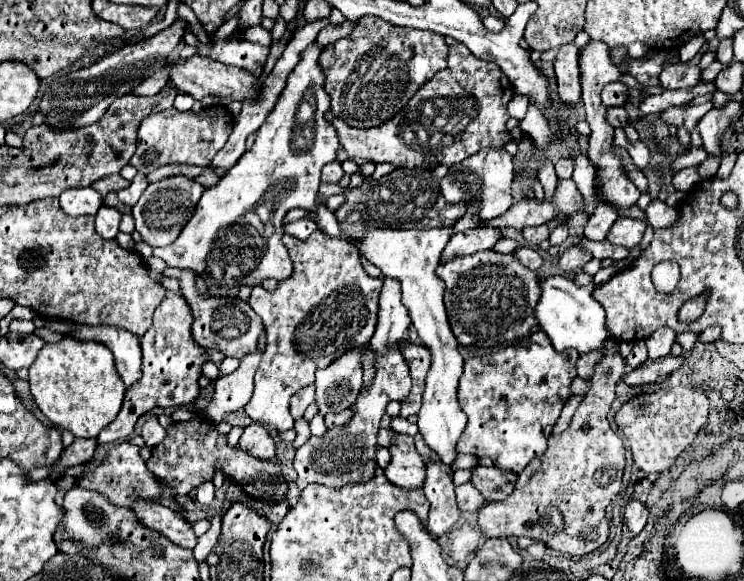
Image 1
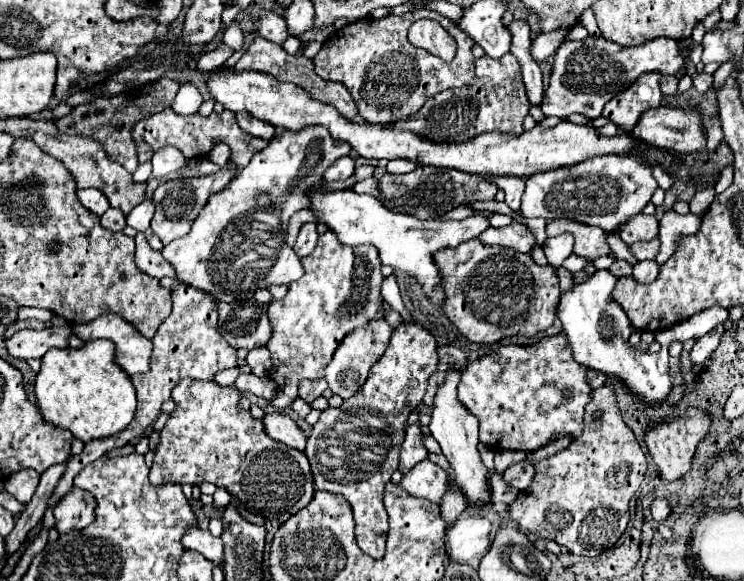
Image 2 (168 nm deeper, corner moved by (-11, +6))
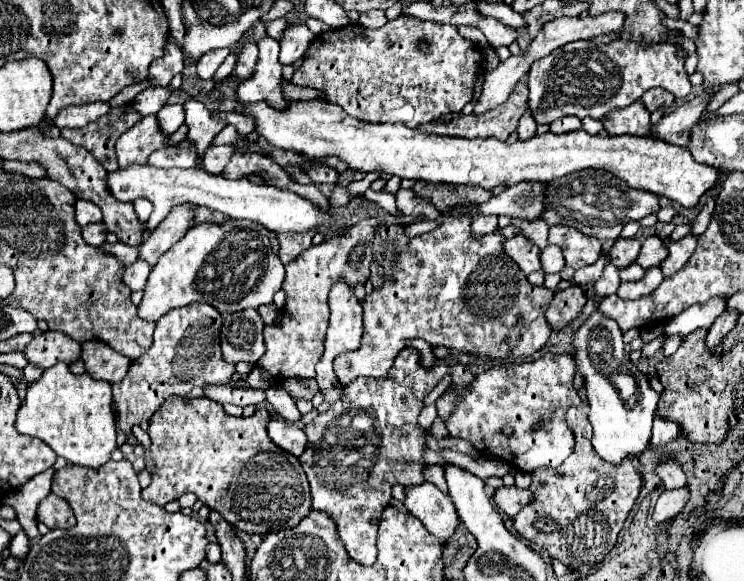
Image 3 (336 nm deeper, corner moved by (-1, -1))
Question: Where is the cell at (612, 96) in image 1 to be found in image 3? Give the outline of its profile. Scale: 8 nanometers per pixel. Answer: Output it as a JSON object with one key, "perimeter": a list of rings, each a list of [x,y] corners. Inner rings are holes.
{"perimeter":[[[637,100],[637,104],[631,104],[629,108],[623,108],[621,112],[611,112],[609,116],[605,116],[603,126],[611,136],[649,136],[651,132],[649,112],[641,100]]]}

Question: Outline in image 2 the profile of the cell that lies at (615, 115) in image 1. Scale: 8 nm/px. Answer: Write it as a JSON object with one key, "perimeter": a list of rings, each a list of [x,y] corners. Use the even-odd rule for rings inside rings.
{"perimeter":[[[655,107],[641,113],[633,135],[643,143],[675,153],[693,153],[705,147],[699,111]]]}

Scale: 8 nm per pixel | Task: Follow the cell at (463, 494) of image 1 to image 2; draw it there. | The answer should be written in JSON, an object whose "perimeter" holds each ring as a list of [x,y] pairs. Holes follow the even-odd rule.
{"perimeter":[[[499,473],[489,475],[489,491],[491,491],[489,497],[491,505],[511,505],[511,501],[515,501],[515,497],[519,495],[519,491],[509,487]]]}

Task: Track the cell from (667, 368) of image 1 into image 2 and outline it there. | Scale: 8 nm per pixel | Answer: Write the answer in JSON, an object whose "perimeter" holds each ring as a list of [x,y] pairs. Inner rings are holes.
{"perimeter":[[[723,325],[715,327],[711,333],[707,333],[705,337],[695,341],[695,345],[693,345],[691,353],[689,353],[689,359],[695,365],[695,371],[699,371],[703,367],[703,363],[711,357],[711,353],[717,349],[721,335],[723,335]]]}

